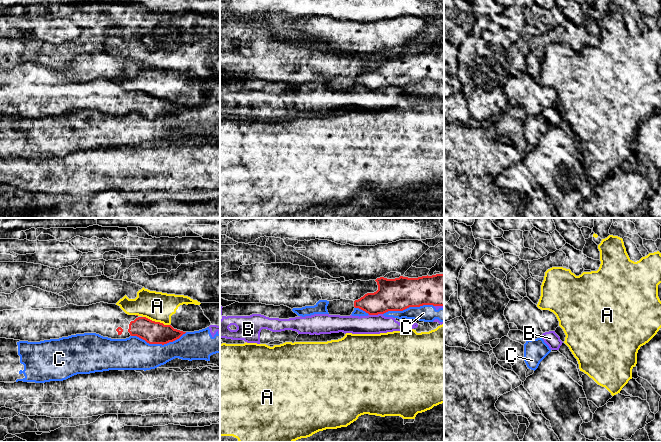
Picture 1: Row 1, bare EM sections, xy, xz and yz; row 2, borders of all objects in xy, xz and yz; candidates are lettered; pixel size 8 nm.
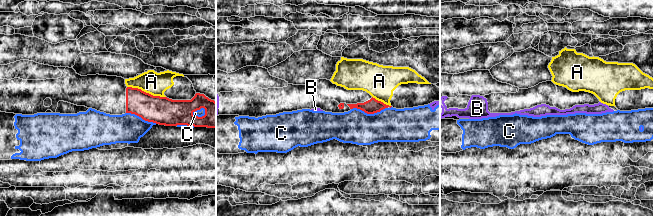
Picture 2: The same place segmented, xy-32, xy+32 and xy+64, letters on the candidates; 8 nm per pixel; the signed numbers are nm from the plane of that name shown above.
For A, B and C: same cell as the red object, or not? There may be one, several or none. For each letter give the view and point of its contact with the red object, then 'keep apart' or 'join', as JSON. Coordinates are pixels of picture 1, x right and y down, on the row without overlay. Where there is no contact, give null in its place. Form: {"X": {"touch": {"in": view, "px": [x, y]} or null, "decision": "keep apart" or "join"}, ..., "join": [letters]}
{"A": {"touch": {"in": "xy", "px": [156, 98]}, "decision": "keep apart"}, "B": {"touch": {"in": "xz", "px": [375, 90]}, "decision": "keep apart"}, "C": {"touch": {"in": "xy", "px": [158, 119]}, "decision": "keep apart"}, "join": []}

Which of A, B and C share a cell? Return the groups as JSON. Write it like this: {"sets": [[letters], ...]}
{"sets": [["A"], ["B", "C"]]}

